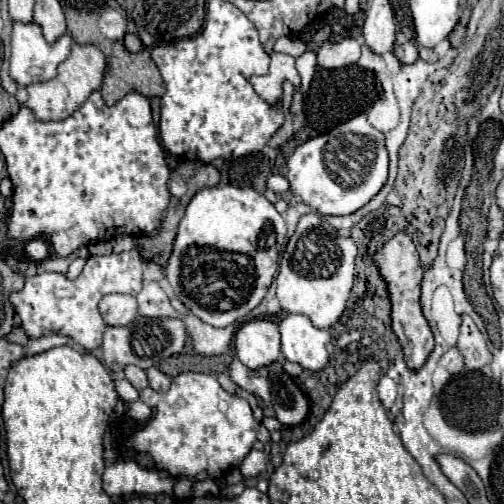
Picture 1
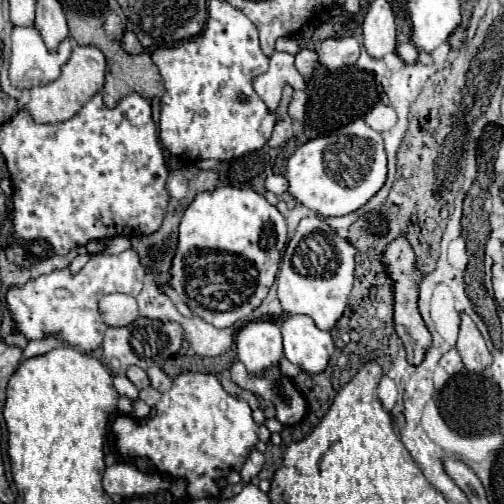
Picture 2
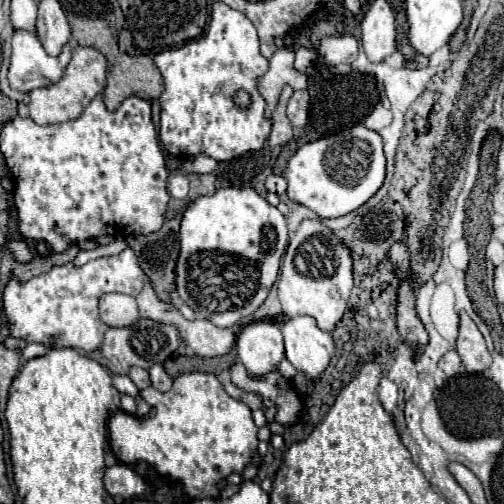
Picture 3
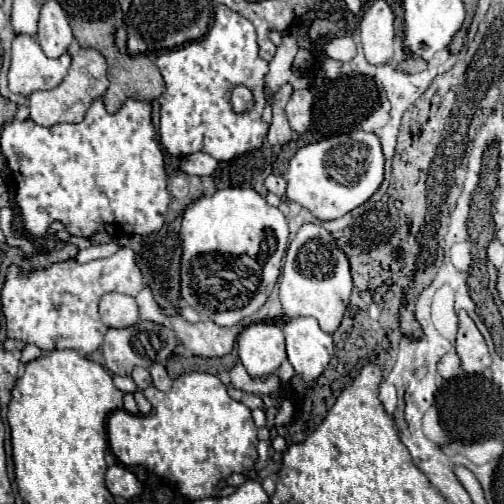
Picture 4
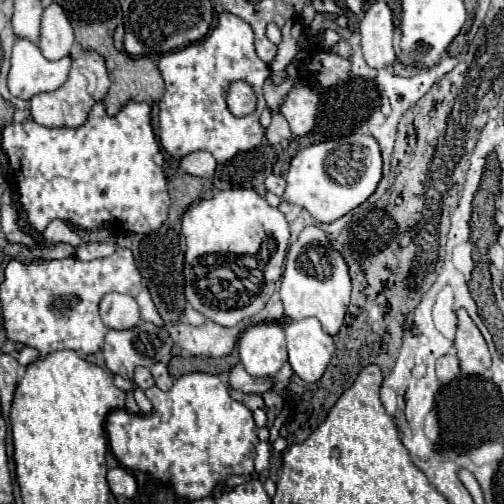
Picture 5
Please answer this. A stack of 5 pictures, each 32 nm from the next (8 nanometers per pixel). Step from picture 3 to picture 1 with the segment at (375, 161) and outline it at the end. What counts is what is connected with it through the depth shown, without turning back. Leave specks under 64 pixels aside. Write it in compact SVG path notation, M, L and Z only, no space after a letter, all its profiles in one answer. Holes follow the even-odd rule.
M366 114L340 124L328 134L306 140L288 158L288 182L292 194L322 216L346 216L370 202L388 176L388 152L384 134L372 128Z

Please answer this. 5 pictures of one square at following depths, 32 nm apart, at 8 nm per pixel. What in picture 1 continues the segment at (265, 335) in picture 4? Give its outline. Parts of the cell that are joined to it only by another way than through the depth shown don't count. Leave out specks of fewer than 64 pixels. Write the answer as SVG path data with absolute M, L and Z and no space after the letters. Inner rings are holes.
M270 320L246 322L234 338L238 360L248 370L264 368L280 356L280 332L278 324Z

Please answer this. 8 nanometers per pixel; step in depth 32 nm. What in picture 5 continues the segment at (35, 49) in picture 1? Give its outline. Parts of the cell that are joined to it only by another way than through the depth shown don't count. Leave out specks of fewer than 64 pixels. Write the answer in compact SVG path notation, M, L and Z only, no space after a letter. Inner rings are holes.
M18 38L12 50L12 66L8 74L10 94L28 102L36 94L54 92L66 82L68 70L68 58L58 62L44 60L36 44Z

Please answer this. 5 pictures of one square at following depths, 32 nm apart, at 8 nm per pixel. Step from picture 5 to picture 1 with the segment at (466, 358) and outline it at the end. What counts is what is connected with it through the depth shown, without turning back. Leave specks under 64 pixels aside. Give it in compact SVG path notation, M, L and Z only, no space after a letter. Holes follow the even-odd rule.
M468 314L462 316L462 324L460 324L460 336L458 336L458 350L464 358L464 364L468 370L476 372L482 370L486 364L492 362L492 354L486 346L486 340L482 336L482 332L476 328L476 324L472 322L472 318Z

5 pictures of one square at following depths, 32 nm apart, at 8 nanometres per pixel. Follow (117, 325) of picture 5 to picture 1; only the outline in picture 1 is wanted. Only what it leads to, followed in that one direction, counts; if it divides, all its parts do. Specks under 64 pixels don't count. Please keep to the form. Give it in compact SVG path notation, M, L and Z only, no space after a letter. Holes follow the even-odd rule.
M108 294L100 300L100 314L108 326L128 326L138 316L138 304L128 294Z

